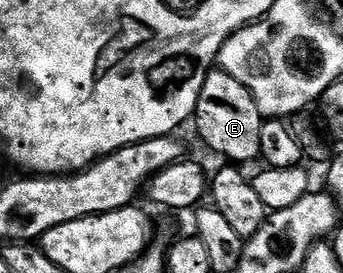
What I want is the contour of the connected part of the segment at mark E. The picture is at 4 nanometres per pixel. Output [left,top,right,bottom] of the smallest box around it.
[194,68,262,164]

